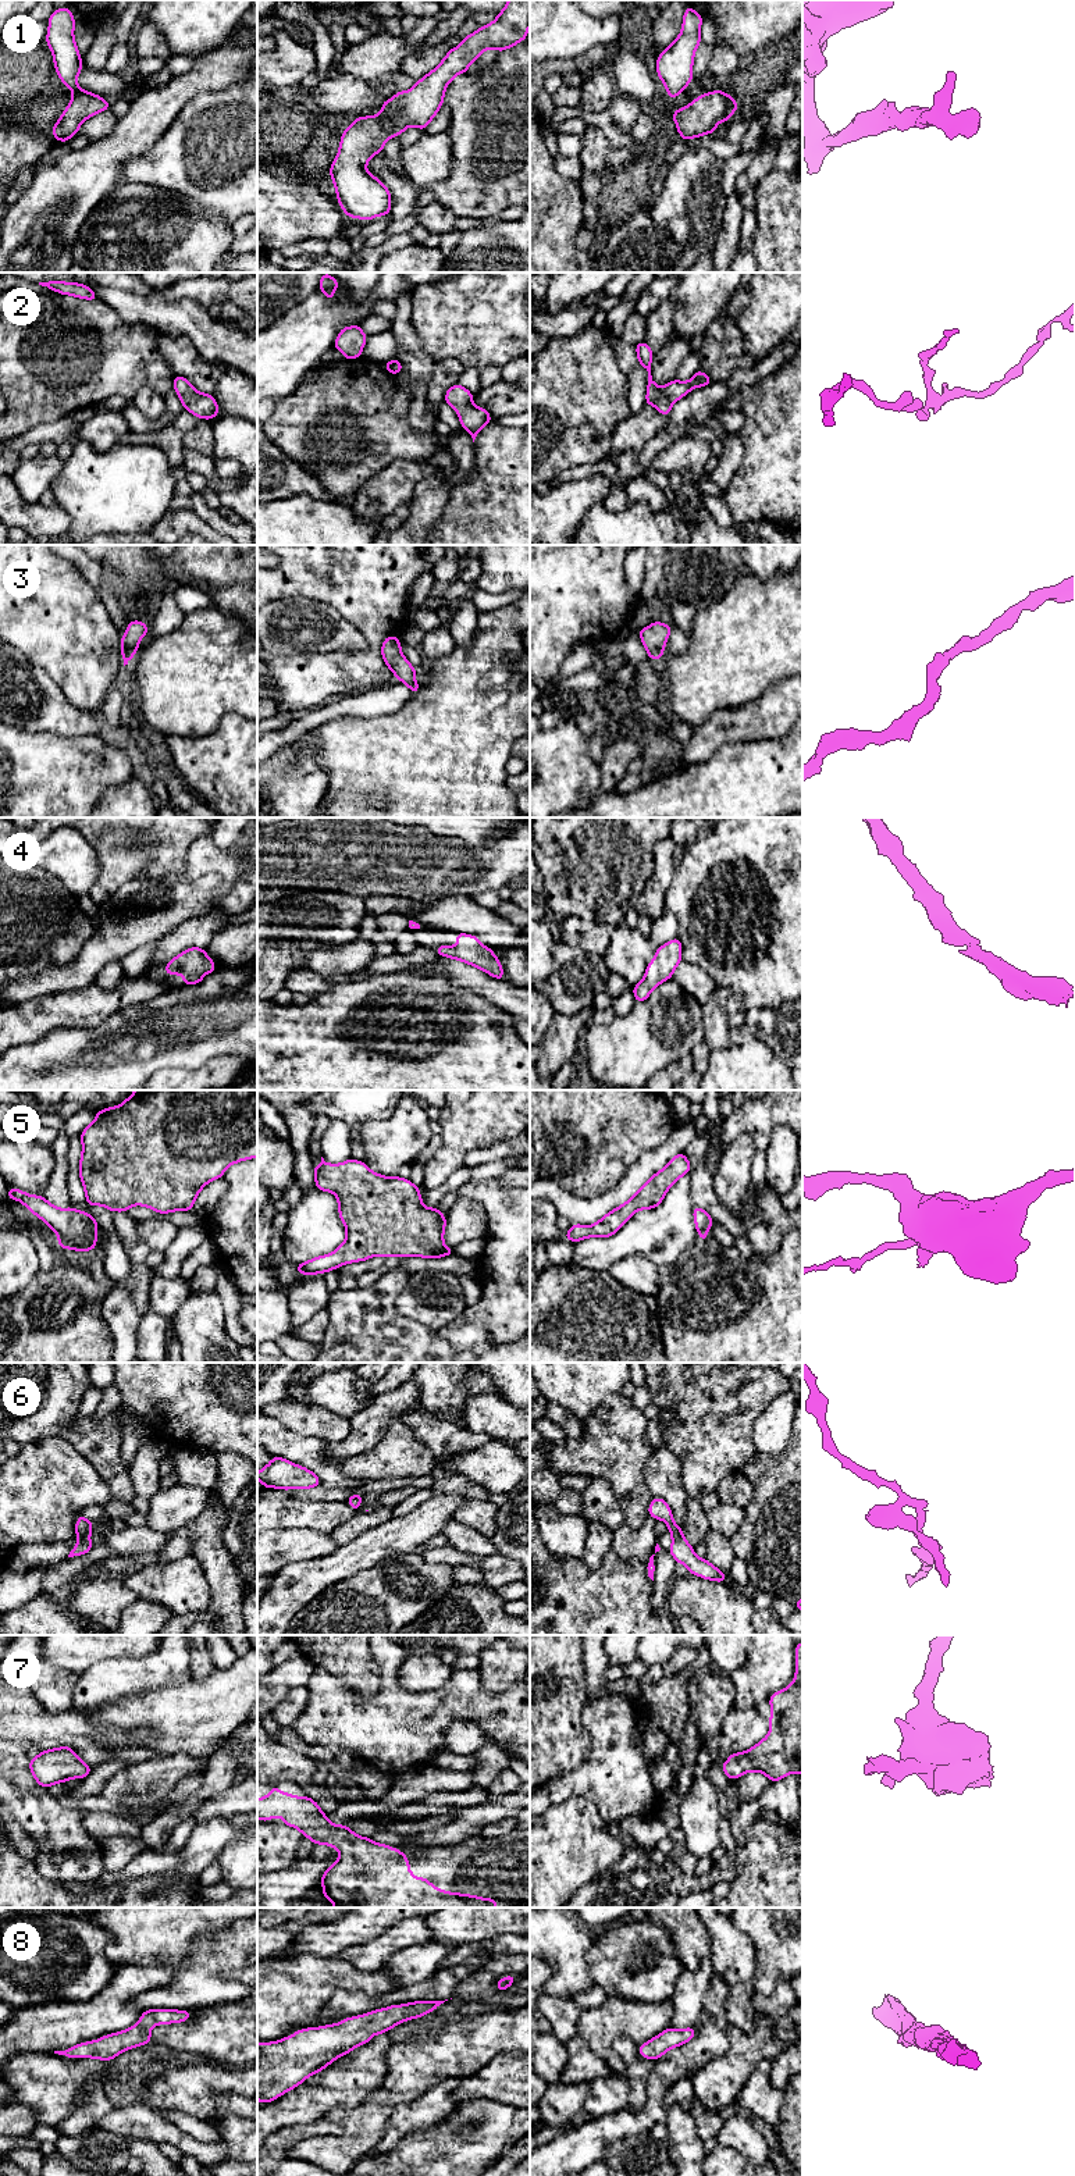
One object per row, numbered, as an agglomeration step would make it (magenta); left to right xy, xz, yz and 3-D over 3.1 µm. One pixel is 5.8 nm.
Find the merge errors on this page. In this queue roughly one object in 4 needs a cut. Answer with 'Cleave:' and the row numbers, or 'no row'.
Cleave: no row

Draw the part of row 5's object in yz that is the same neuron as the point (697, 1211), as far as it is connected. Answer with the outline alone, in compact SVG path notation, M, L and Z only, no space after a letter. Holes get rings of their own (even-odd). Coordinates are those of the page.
M694 1207L693 1210L694 1221L695 1221L695 1229L701 1237L701 1242L705 1243L708 1231L713 1225L713 1221L711 1215L700 1207Z

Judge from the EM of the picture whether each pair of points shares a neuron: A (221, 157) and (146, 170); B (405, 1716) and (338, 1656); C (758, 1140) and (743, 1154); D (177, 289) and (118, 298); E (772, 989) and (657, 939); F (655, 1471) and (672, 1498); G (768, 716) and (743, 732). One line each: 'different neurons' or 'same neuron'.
A: same neuron
B: different neurons
C: different neurons
D: different neurons
E: different neurons
F: same neuron
G: same neuron

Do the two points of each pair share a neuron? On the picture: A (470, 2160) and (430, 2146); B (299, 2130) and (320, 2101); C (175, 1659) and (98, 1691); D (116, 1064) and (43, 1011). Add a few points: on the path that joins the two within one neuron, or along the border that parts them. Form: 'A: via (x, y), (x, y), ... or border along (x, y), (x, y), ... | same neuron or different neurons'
A: via (461, 2160), (455, 2160), (447, 2151), (440, 2151) | same neuron
B: border along (323, 2116), (309, 2123), (287, 2125), (273, 2132) | different neurons
C: via (156, 1671), (146, 1676), (117, 1678) | same neuron
D: border along (99, 1024), (91, 1028), (57, 1028), (36, 1040) | different neurons

